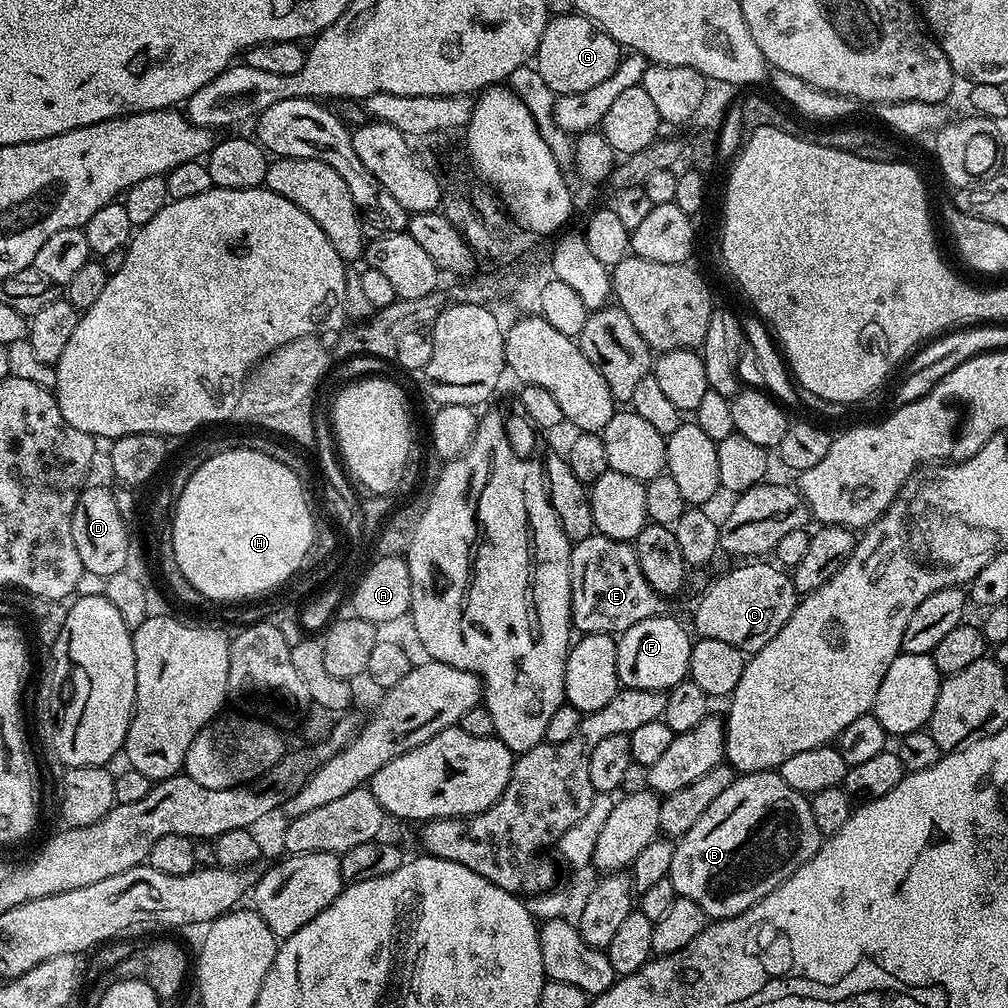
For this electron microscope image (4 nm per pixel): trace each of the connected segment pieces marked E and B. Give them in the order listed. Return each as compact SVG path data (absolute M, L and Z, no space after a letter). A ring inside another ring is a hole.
M594 534L572 544L572 627L580 634L619 634L657 615L662 597L646 582L635 547L627 540Z
M779 771L737 775L710 802L706 814L675 841L668 879L677 896L698 902L712 920L725 920L750 910L819 850L822 837L814 826L809 797L786 786Z

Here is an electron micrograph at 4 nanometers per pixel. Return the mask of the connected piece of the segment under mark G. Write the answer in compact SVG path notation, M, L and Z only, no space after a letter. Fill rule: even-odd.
M579 14L552 16L542 30L538 50L534 57L534 67L542 74L546 86L557 96L568 96L572 92L585 92L598 82L610 78L622 59L621 45L610 34Z

